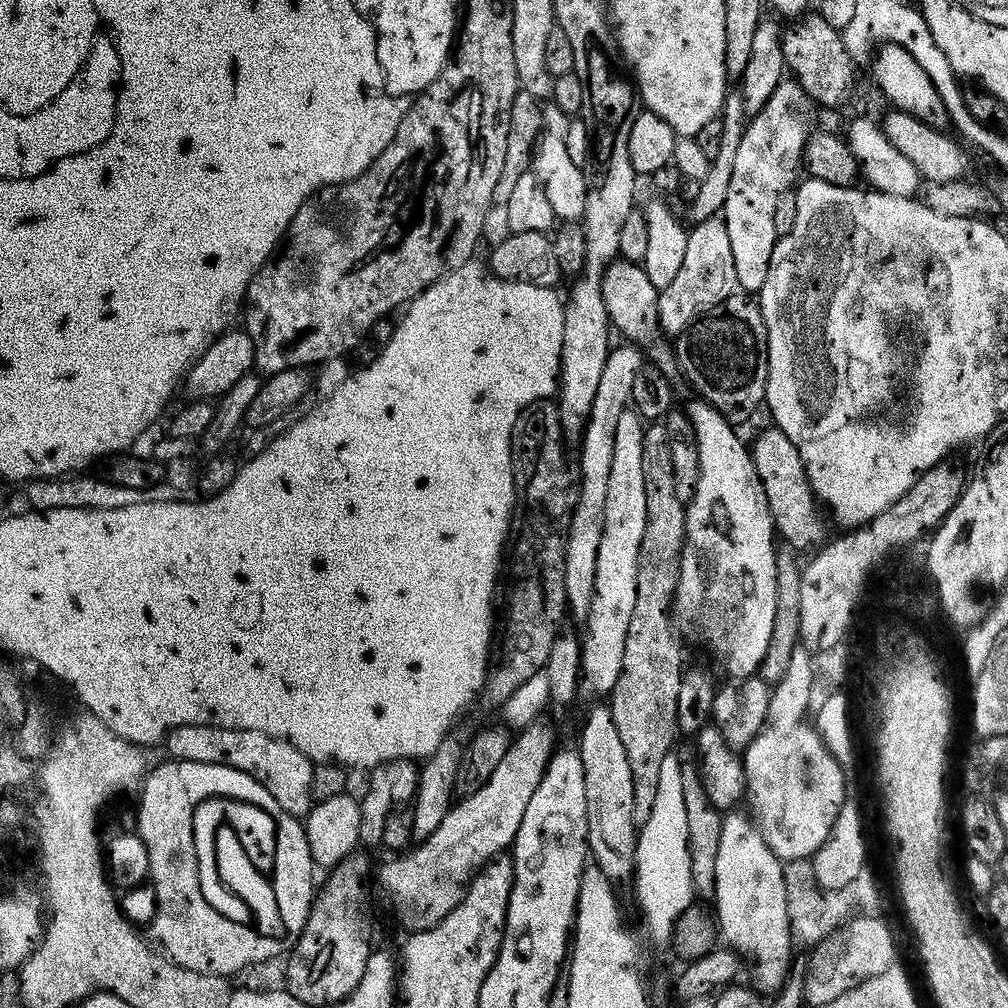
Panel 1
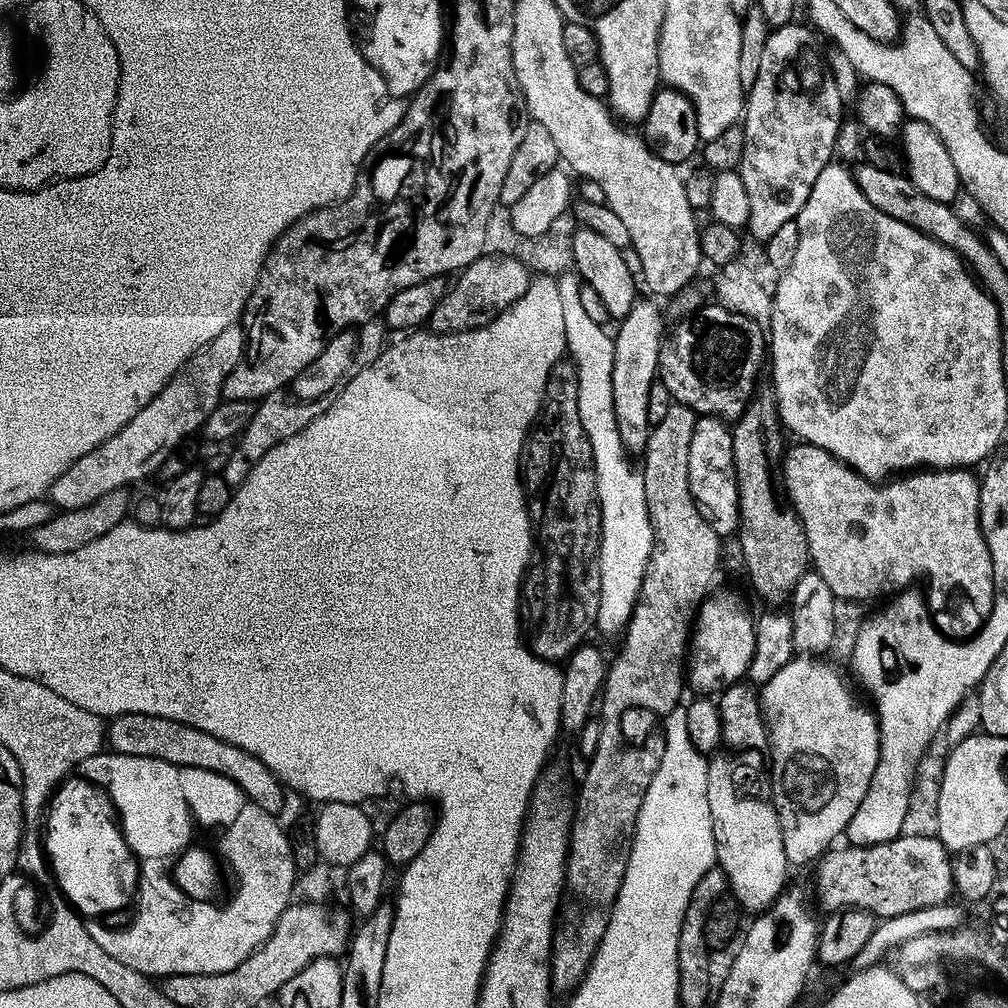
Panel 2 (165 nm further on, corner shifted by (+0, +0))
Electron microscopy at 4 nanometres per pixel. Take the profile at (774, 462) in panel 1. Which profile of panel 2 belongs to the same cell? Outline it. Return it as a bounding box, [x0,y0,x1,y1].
[784,442,994,624]

